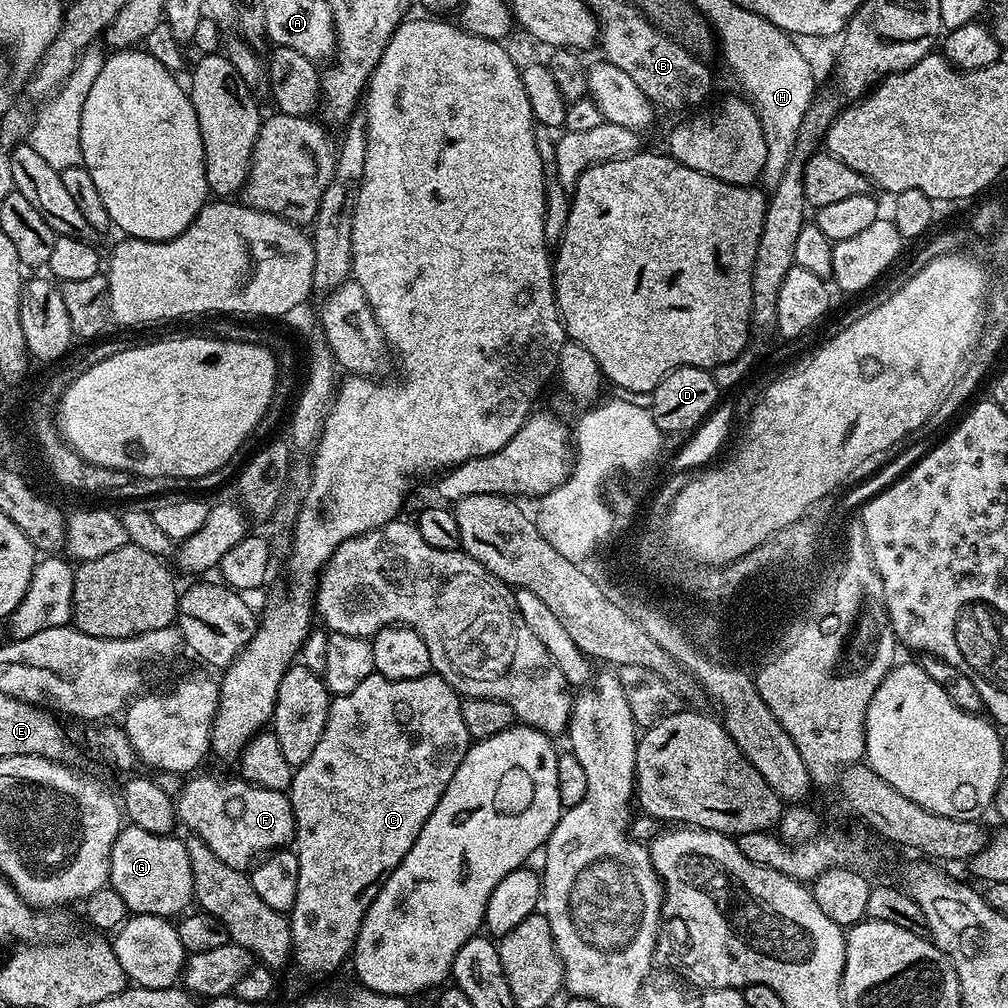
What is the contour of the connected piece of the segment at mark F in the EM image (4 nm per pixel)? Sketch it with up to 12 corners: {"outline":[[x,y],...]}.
{"outline":[[224,776],[183,781],[176,818],[226,866],[296,835],[292,801]]}

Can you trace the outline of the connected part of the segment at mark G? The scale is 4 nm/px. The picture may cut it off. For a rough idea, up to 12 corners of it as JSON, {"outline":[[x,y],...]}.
{"outline":[[121,827],[108,884],[129,913],[176,918],[194,900],[184,840]]}

